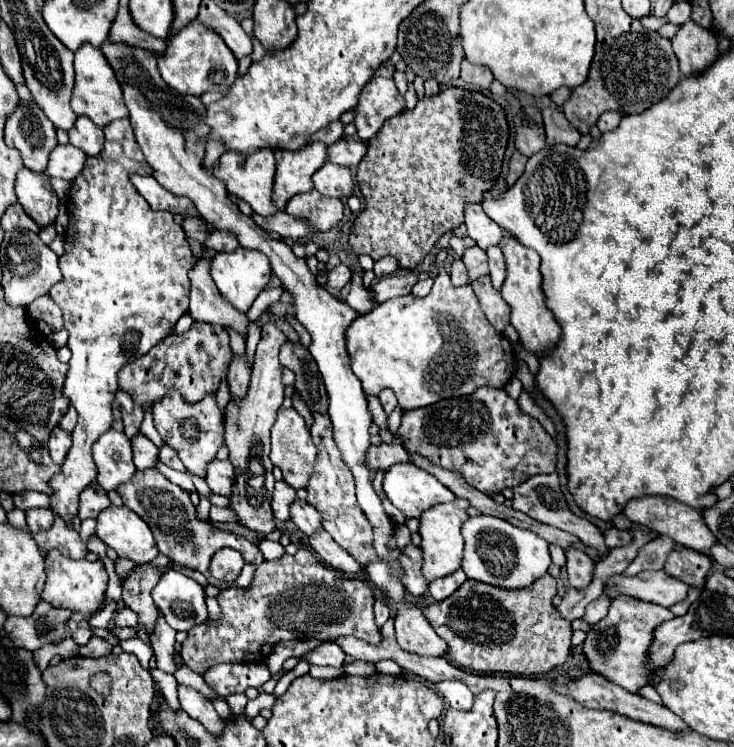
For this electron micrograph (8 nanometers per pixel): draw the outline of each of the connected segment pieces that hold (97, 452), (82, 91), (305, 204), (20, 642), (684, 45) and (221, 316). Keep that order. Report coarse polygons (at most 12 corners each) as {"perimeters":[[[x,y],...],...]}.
{"perimeters":[[[110,429],[92,447],[98,483],[112,491],[136,473],[130,439]],[[74,53],[72,109],[102,127],[128,115],[104,53]],[[312,189],[294,195],[284,211],[328,231],[342,219],[340,199]],[[40,601],[30,617],[8,617],[14,647],[38,651],[64,639],[72,613]],[[684,23],[672,49],[684,77],[700,75],[718,59],[712,31]],[[202,259],[190,273],[190,315],[246,337],[248,317],[232,309]]]}

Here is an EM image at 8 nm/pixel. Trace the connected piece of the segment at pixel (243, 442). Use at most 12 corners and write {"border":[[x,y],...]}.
{"border":[[262,329],[250,389],[230,401],[224,443],[240,525],[276,529],[270,429],[284,399],[284,333]]}

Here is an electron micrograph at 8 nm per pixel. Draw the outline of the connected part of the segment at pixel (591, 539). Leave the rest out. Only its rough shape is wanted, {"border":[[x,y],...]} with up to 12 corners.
{"border":[[558,475],[514,487],[512,507],[576,535],[602,557],[604,535],[564,503]]}

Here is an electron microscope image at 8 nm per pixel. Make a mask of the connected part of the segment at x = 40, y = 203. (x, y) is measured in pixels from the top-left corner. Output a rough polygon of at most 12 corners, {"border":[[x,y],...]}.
{"border":[[46,173],[16,177],[24,213],[40,227],[54,223],[58,197]]}

